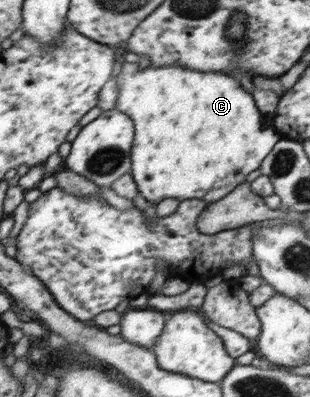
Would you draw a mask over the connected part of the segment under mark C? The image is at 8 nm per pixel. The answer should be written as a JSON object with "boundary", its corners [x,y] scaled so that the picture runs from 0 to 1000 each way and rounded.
{"boundary":[[[390,151],[371,209],[381,222],[371,270],[423,292],[439,325],[423,438],[448,484],[494,514],[532,501],[710,506],[790,461],[803,436],[839,426],[848,403],[913,350],[894,330],[865,325],[858,295],[829,275],[816,239],[745,186],[655,184],[590,166],[481,164],[448,176],[445,161]]]}

